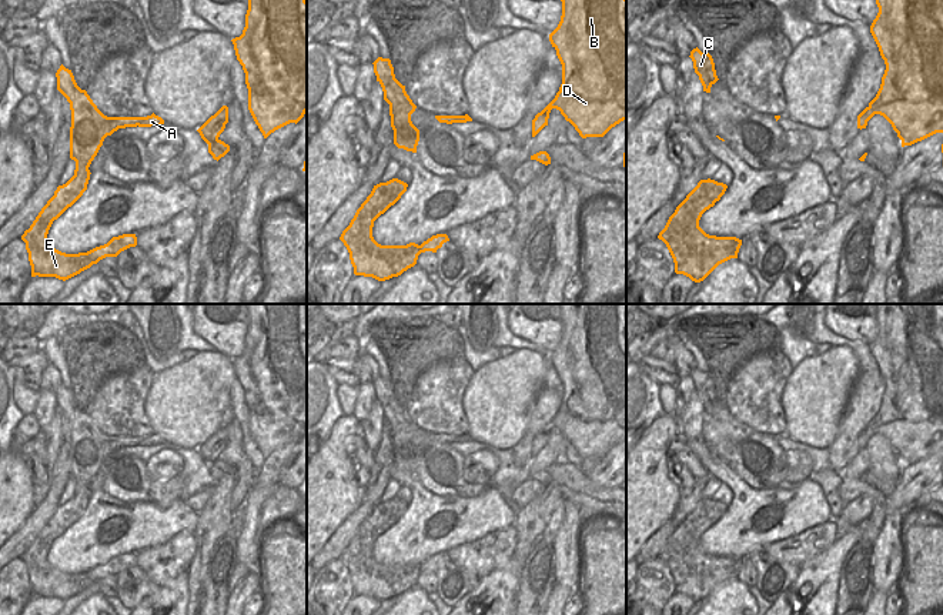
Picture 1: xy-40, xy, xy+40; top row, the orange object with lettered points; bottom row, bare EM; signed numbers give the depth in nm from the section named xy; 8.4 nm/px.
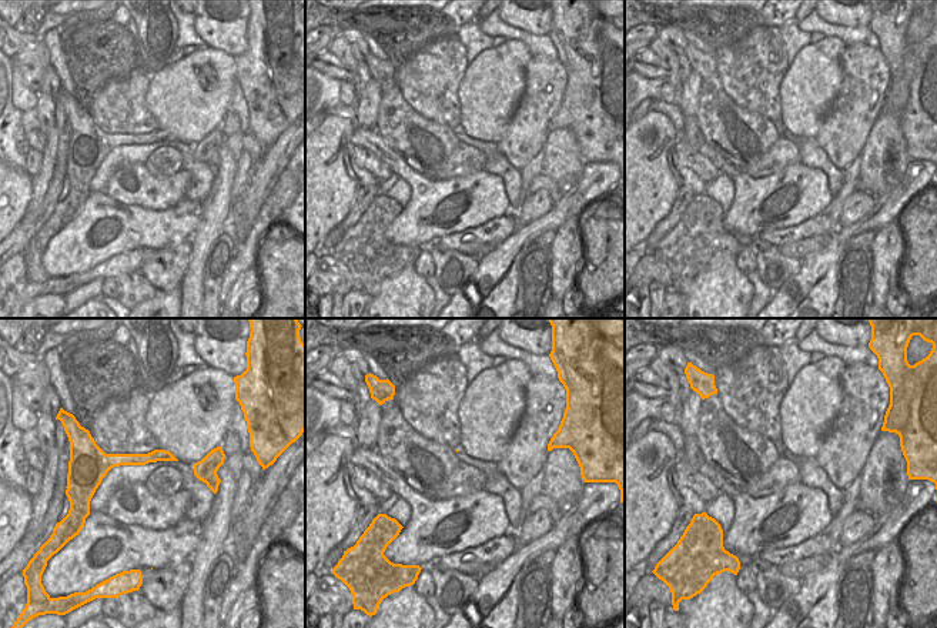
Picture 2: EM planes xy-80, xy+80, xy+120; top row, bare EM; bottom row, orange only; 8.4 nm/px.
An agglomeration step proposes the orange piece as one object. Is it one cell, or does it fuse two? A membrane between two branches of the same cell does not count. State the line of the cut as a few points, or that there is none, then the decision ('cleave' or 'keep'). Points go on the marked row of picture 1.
cut xy+40 (868, 107), (875, 113); cleave

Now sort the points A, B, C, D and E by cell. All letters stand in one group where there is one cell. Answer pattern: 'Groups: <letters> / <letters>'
Groups: A C E / B D.

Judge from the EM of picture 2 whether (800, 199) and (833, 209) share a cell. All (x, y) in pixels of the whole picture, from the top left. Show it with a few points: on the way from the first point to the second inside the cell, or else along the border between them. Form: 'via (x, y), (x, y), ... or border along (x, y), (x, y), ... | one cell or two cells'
border along (832, 197), (823, 211) | two cells

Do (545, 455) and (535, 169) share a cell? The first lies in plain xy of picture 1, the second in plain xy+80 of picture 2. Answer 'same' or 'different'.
same

